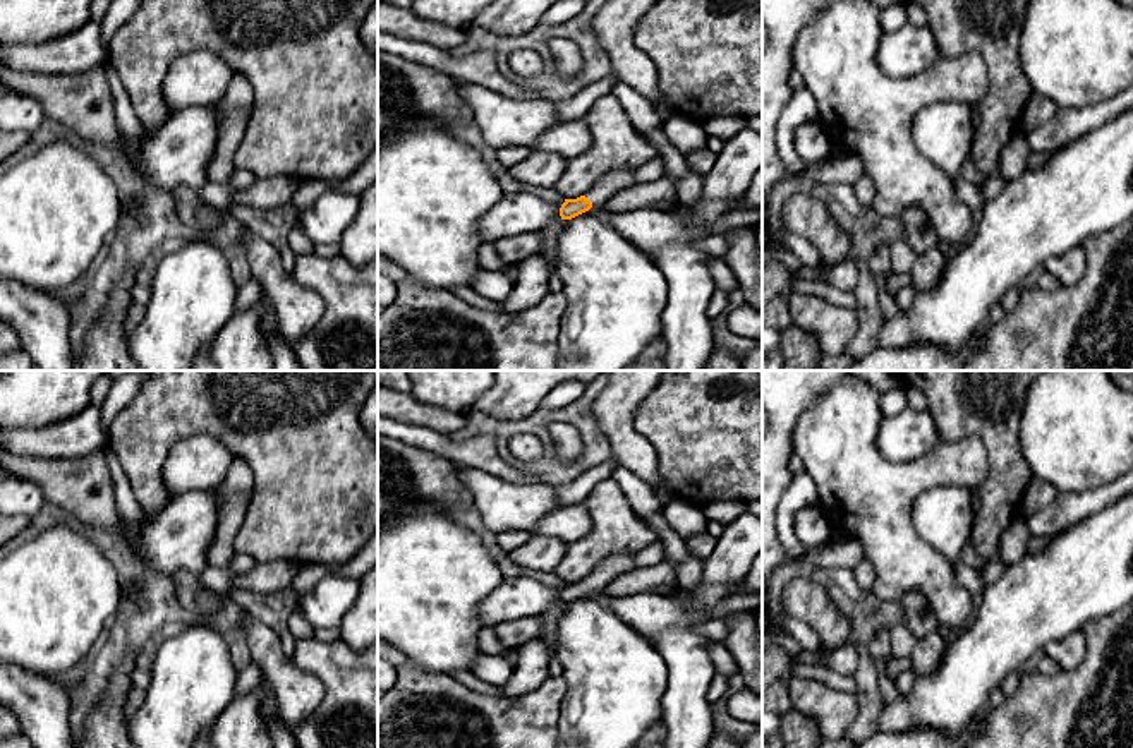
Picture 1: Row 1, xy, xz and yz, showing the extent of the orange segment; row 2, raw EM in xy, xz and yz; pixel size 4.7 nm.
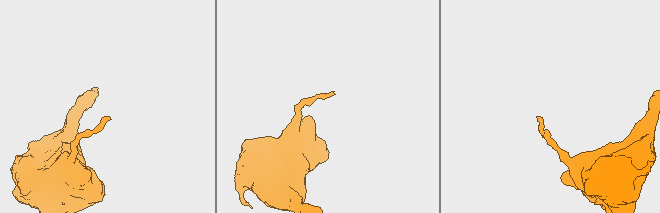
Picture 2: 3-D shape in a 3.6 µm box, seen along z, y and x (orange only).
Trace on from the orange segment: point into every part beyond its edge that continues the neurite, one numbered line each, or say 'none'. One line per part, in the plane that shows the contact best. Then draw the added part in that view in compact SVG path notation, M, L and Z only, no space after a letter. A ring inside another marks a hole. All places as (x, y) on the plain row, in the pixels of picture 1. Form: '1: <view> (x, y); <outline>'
1: xz (613, 567); M620 552L604 559L584 580L591 583L592 592L603 592L611 580L632 573L633 570L635 570L635 552Z

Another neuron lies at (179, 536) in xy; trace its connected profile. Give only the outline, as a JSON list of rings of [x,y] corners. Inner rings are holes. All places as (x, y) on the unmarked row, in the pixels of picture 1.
[[[197,489],[172,499],[153,518],[142,520],[137,528],[132,554],[149,573],[175,576],[180,571],[201,575],[208,566],[208,552],[216,537],[220,522],[220,496],[216,489]]]

